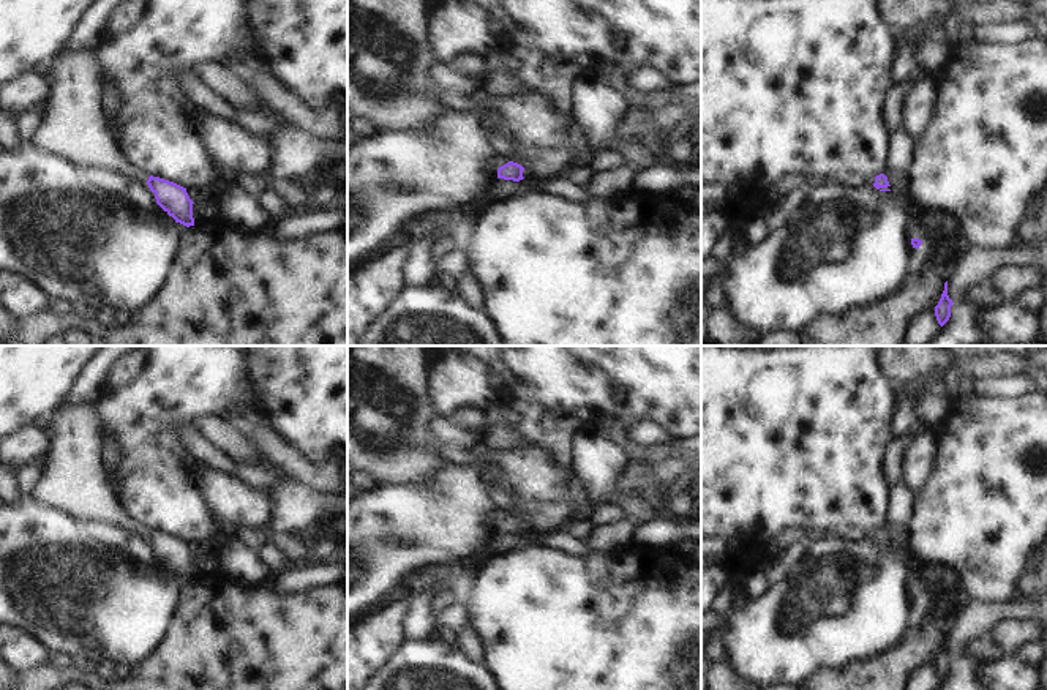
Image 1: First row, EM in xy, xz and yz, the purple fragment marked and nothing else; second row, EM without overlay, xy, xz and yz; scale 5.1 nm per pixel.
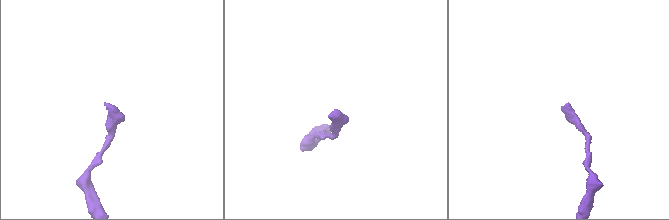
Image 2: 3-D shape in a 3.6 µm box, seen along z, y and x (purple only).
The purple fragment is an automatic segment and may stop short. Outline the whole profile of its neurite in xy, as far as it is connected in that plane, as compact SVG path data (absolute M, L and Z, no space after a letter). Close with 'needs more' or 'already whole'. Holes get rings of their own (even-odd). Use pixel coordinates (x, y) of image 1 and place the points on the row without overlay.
M96 403L62 407L51 425L52 452L43 477L33 485L36 497L62 512L92 523L123 526L144 534L156 557L186 581L194 579L186 542L150 529L123 504L106 458L104 420Z; needs more

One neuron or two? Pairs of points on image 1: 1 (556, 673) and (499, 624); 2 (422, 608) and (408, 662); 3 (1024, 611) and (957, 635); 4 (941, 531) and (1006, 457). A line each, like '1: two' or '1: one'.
1: one
2: two
3: one
4: one

